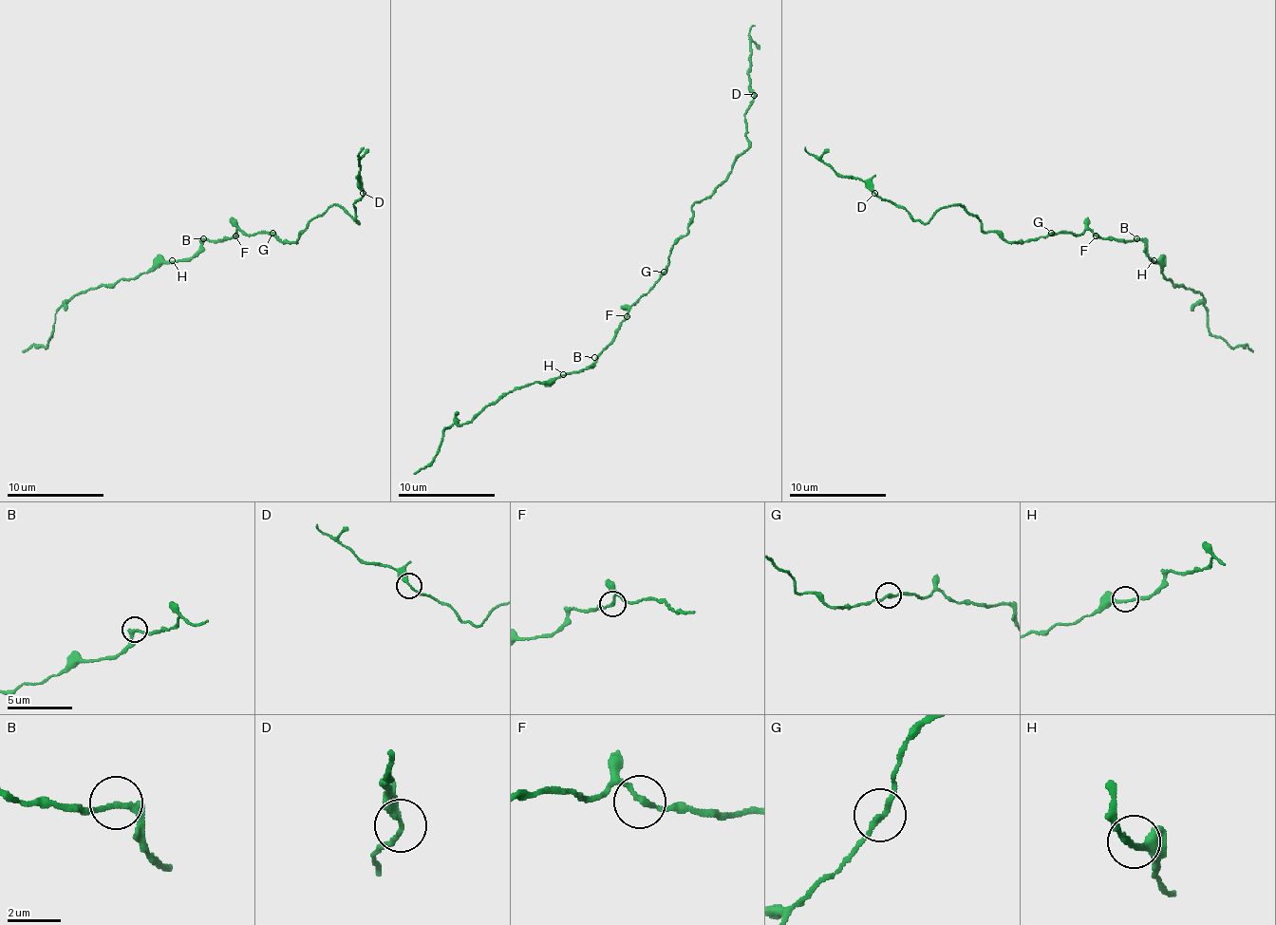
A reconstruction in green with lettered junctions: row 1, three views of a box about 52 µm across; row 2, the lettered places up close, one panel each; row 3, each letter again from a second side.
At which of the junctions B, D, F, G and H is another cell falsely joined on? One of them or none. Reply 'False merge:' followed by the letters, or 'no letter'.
False merge: no letter

